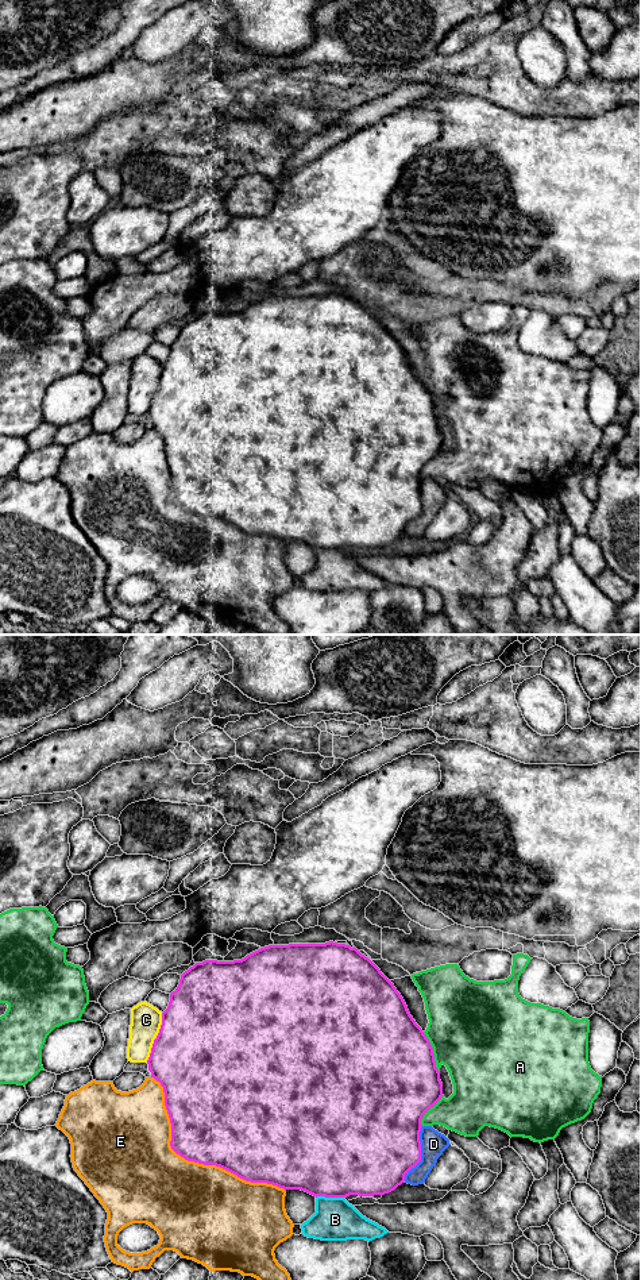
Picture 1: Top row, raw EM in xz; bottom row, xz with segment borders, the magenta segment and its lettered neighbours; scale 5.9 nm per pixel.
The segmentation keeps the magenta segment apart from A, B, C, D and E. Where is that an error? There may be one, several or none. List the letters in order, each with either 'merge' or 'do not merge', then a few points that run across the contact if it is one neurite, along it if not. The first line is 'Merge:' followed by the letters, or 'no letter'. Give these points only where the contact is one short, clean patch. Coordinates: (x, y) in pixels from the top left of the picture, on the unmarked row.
Merge: no letter
A: do not merge
B: do not merge
C: do not merge
D: do not merge
E: do not merge

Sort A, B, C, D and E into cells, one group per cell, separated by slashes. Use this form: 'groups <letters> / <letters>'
groups A / B / C / D / E

